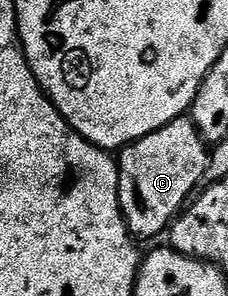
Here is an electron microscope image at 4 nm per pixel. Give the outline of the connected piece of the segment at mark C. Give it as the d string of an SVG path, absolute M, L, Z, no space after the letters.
M188 117L170 121L131 147L123 148L118 155L120 208L130 234L140 241L163 236L201 186L209 158L209 144L201 139L200 130Z

